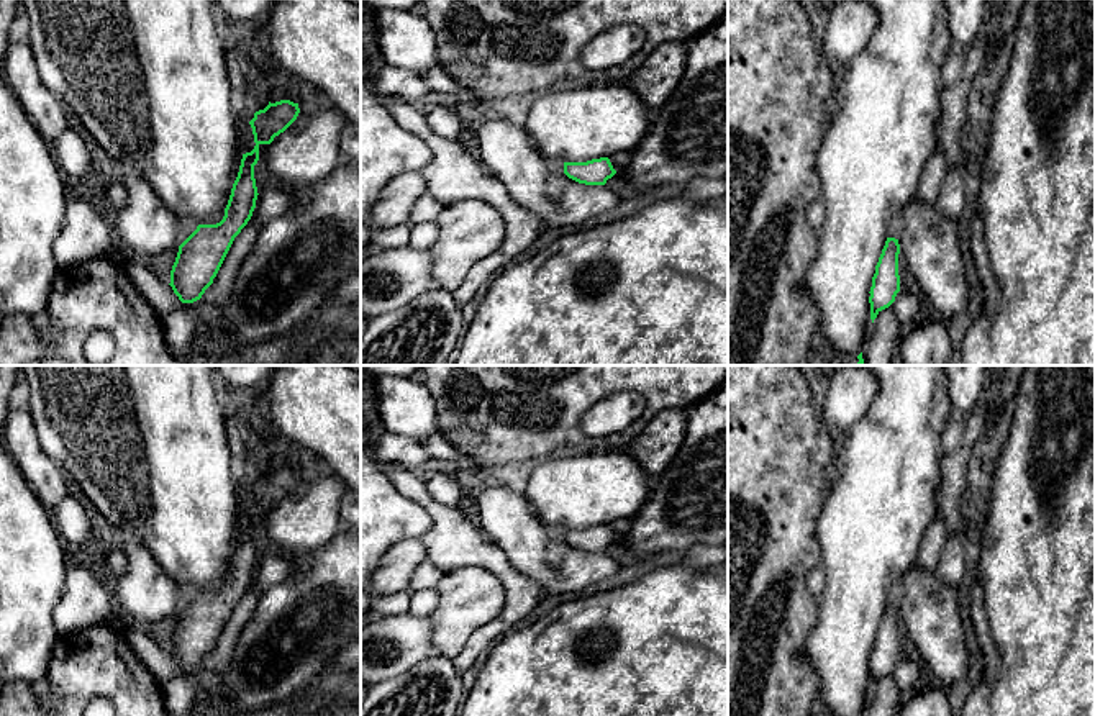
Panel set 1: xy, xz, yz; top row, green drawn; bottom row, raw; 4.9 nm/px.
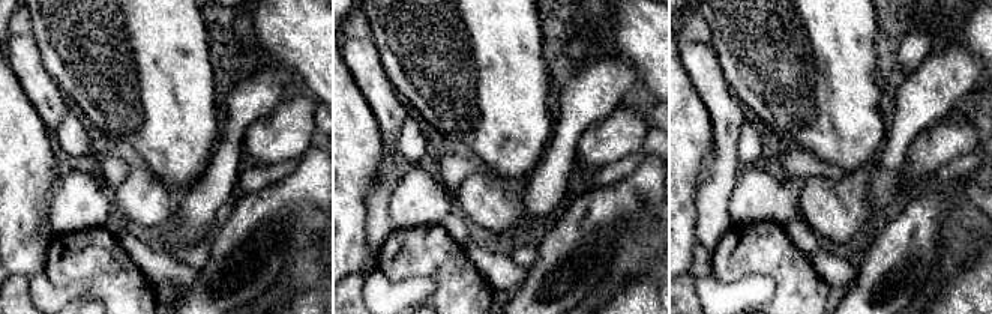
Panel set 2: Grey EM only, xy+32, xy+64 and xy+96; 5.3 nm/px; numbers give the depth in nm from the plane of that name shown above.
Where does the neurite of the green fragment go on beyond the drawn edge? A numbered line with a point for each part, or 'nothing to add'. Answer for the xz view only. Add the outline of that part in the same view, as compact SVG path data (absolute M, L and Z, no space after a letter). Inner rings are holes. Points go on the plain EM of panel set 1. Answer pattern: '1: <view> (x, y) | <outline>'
nothing to add

